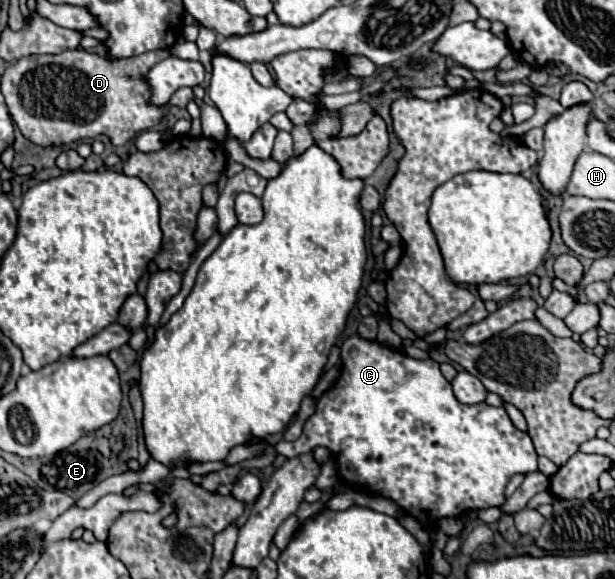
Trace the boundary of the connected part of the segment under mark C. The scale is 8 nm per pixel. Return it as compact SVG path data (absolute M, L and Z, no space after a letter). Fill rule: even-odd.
M360 334L344 340L342 374L318 400L314 414L304 422L302 436L296 442L278 442L276 450L286 458L296 458L316 446L324 446L334 454L340 482L354 488L368 488L396 502L428 530L434 530L442 518L460 518L466 510L502 506L510 478L518 472L526 474L538 470L538 454L530 436L512 424L504 408L460 404L436 360L414 360L376 340L366 340Z

